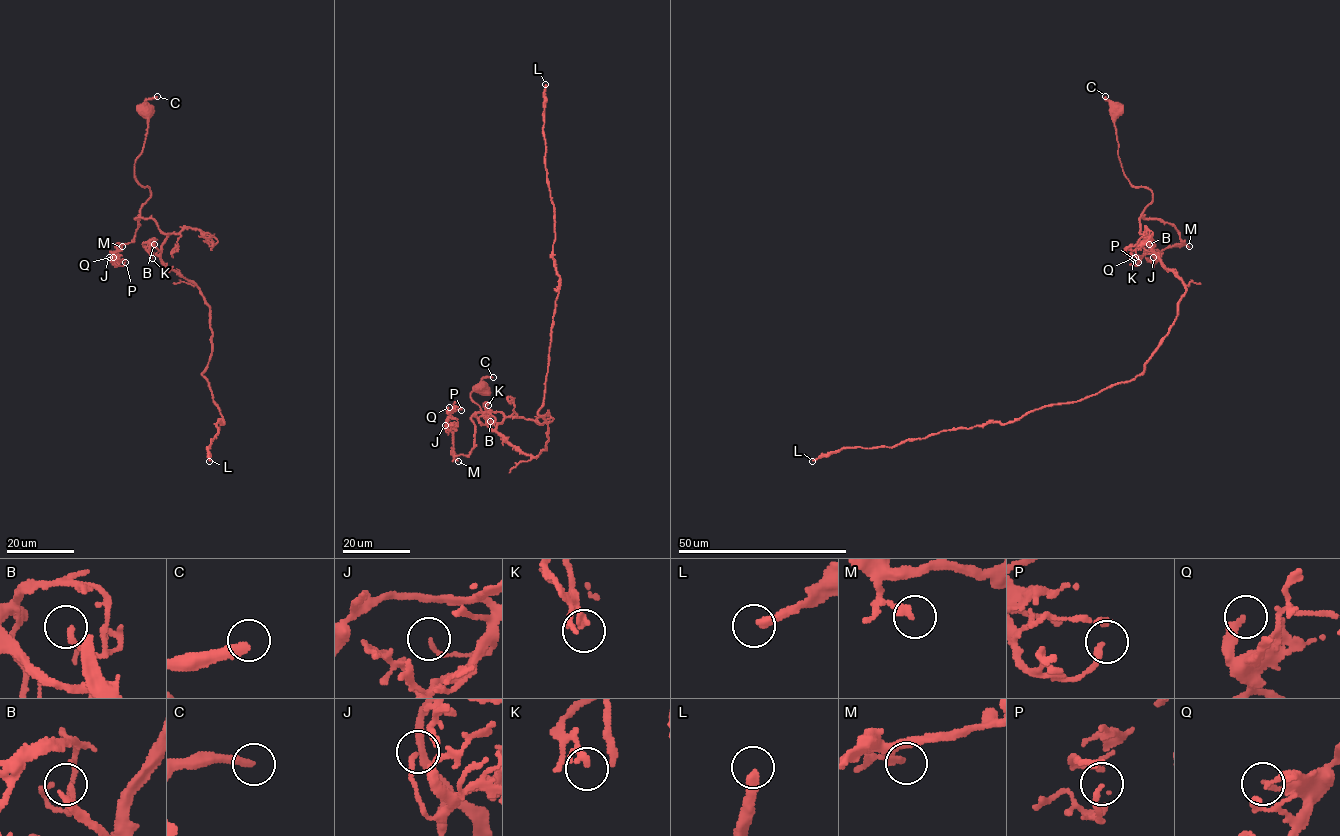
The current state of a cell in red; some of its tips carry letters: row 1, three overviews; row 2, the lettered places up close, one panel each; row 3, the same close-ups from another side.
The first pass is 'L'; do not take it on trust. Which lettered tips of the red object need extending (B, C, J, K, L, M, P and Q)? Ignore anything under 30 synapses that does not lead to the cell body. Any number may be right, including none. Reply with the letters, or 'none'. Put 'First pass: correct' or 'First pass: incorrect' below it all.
L
First pass: correct

